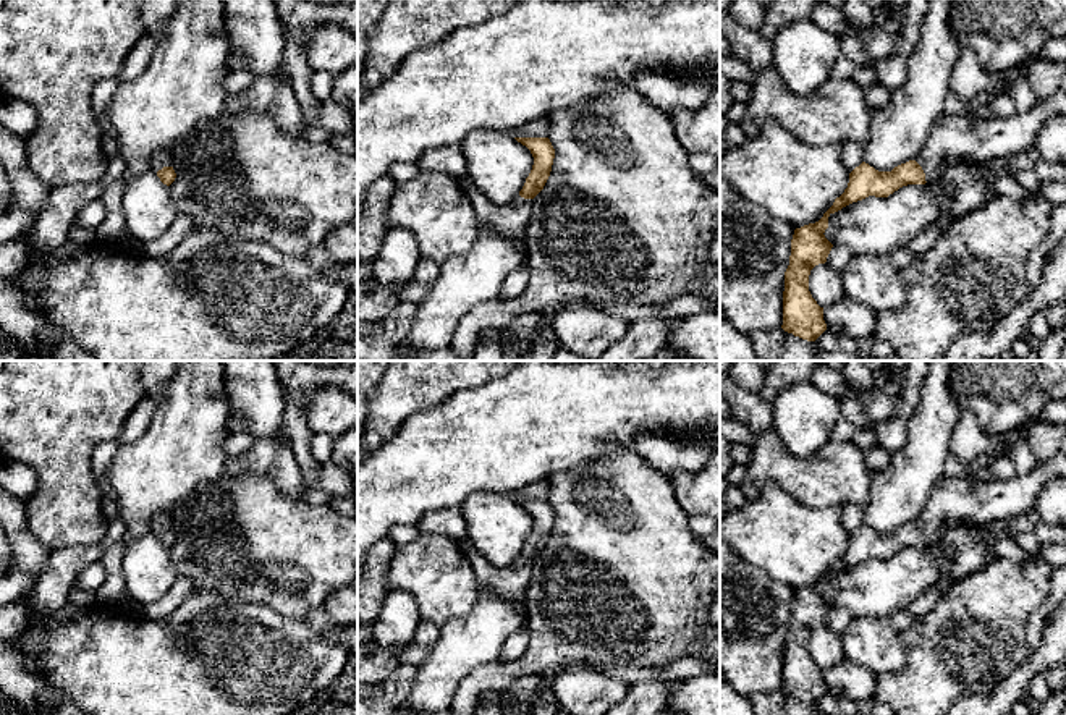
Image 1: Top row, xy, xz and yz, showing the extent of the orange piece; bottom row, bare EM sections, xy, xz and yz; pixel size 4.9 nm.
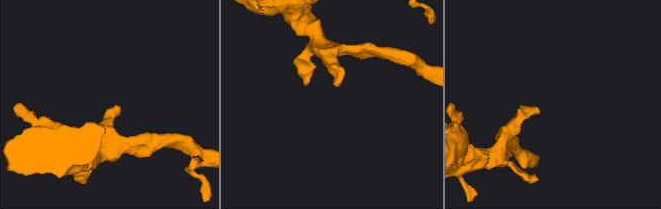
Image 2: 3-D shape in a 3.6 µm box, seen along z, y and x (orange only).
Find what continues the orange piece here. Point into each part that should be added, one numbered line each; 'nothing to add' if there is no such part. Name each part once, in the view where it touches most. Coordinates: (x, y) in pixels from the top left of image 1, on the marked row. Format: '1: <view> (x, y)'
1: yz (972, 138)

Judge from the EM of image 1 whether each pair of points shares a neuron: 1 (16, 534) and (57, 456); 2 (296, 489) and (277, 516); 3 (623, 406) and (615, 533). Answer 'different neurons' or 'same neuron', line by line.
1: different neurons
2: different neurons
3: different neurons

